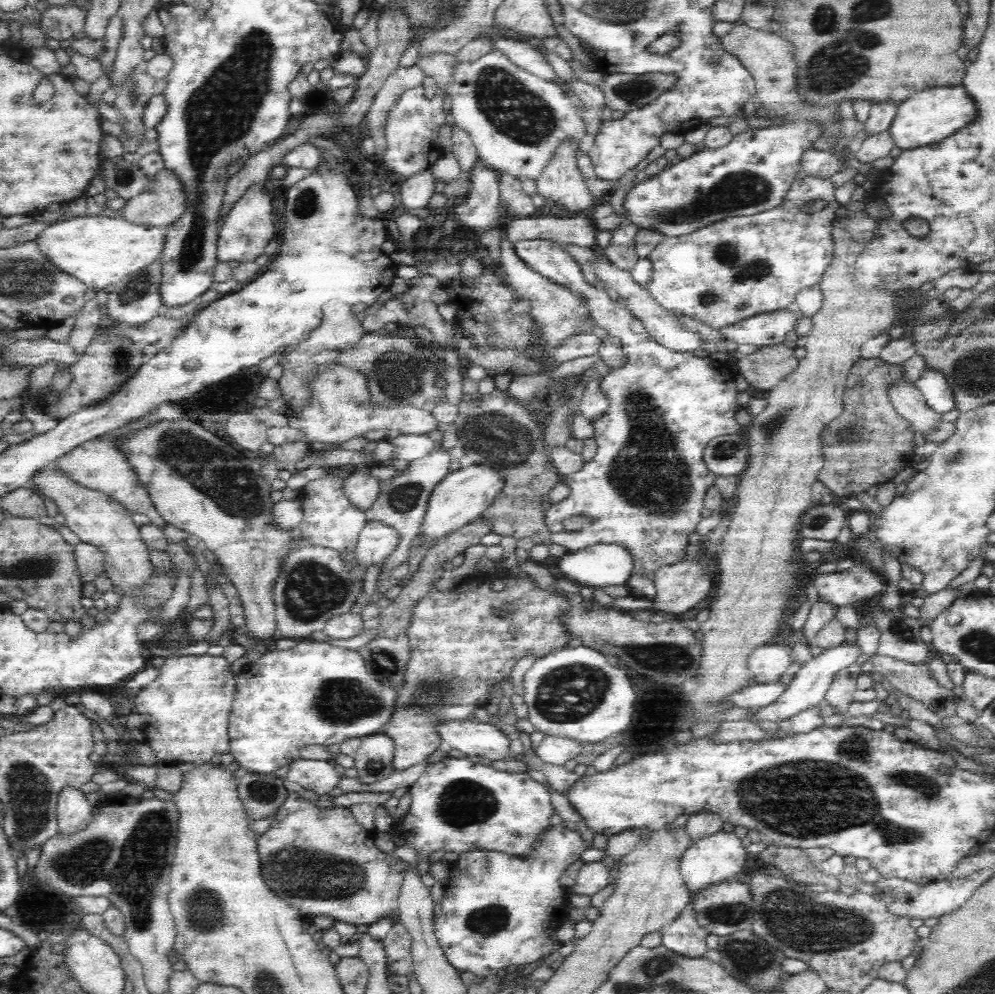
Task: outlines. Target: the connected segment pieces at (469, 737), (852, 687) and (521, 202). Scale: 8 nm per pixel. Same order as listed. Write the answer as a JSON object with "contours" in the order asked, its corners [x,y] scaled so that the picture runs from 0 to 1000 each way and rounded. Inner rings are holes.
{"contours":[[[[479,723],[448,725],[440,729],[448,755],[456,754],[470,761],[486,761],[490,765],[511,765],[513,744],[496,728],[485,728]]],[[[858,666],[843,674],[829,698],[831,708],[839,712],[842,718],[850,718],[853,709],[857,706],[856,698],[861,693],[862,681],[867,676],[864,670],[864,667]]],[[[510,174],[501,175],[502,198],[509,204],[512,215],[521,219],[535,217],[541,209],[537,208],[531,195],[525,192],[523,182]]]]}

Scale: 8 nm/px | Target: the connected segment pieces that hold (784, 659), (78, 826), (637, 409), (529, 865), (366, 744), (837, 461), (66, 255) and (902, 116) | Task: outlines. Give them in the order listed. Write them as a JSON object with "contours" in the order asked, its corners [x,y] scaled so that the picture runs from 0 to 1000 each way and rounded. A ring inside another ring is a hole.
{"contours":[[[[776,646],[754,656],[750,664],[752,676],[759,687],[775,687],[782,685],[786,677],[794,670],[793,653],[783,646]]],[[[64,793],[57,805],[56,821],[58,838],[63,842],[74,841],[91,828],[94,811],[78,793]]],[[[538,240],[538,241],[525,241],[518,246],[519,257],[525,261],[533,271],[537,271],[541,277],[549,279],[557,283],[557,286],[564,287],[573,293],[577,293],[579,297],[585,297],[591,305],[592,316],[594,320],[598,322],[601,330],[607,330],[611,336],[614,336],[615,341],[624,347],[626,354],[629,356],[630,365],[625,370],[615,371],[611,378],[607,378],[604,383],[604,393],[610,398],[612,402],[612,410],[610,413],[599,423],[595,424],[596,437],[595,441],[599,444],[599,455],[594,464],[586,466],[586,469],[581,475],[572,477],[565,481],[565,485],[573,491],[573,496],[561,507],[555,508],[555,511],[548,517],[548,526],[551,533],[554,535],[554,542],[557,547],[563,547],[567,549],[571,554],[581,554],[585,551],[591,551],[597,547],[626,547],[632,554],[636,561],[636,571],[633,576],[633,580],[629,584],[629,590],[633,594],[631,600],[637,600],[637,602],[647,602],[647,604],[656,605],[659,600],[658,595],[658,577],[662,571],[681,567],[687,565],[689,560],[689,551],[693,547],[691,541],[693,537],[699,535],[699,529],[706,521],[706,513],[708,511],[709,497],[711,496],[714,487],[718,487],[722,481],[719,477],[716,477],[712,473],[711,467],[708,463],[708,454],[710,448],[717,442],[726,438],[742,437],[744,428],[739,422],[740,412],[744,409],[740,398],[742,398],[742,391],[739,387],[740,376],[737,375],[734,368],[731,365],[722,364],[722,362],[715,362],[711,360],[702,360],[696,354],[679,354],[677,351],[669,350],[665,348],[653,335],[647,330],[647,327],[642,323],[635,315],[629,310],[623,310],[623,308],[616,306],[613,298],[607,291],[599,291],[590,286],[586,281],[584,270],[579,265],[579,262],[573,257],[571,253],[571,246],[563,246],[555,241]],[[573,520],[588,520],[591,526],[582,533],[571,533],[565,525],[569,521]]],[[[560,826],[542,840],[541,845],[534,850],[536,855],[527,862],[499,856],[464,857],[460,865],[451,869],[450,885],[445,890],[446,900],[442,908],[443,919],[436,928],[440,950],[450,968],[462,980],[472,978],[486,984],[543,968],[561,957],[565,949],[557,940],[565,932],[572,913],[571,896],[563,890],[563,883],[569,873],[583,865],[591,851],[582,838]]],[[[386,736],[366,742],[355,759],[359,783],[369,790],[390,783],[397,776],[396,757],[395,745]]],[[[883,360],[865,361],[858,366],[847,396],[847,413],[829,431],[825,439],[828,466],[822,483],[830,488],[830,492],[835,493],[836,498],[856,499],[857,496],[868,495],[879,487],[896,484],[903,475],[917,468],[920,458],[919,433],[916,427],[903,416],[892,398],[892,391],[905,383],[912,383],[907,366],[894,367]]],[[[68,217],[42,231],[35,243],[47,264],[101,294],[159,263],[166,245],[166,231],[155,226],[132,225],[119,218]]],[[[967,84],[955,88],[927,90],[904,105],[902,116],[895,123],[893,132],[899,147],[912,152],[949,141],[952,137],[969,129],[971,125],[975,125],[982,115],[982,105],[972,95]]]]}

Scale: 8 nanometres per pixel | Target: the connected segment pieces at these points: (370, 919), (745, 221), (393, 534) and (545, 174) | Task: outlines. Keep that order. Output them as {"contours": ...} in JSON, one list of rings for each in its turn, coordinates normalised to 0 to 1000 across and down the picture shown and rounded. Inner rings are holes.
{"contours":[[[[290,797],[285,809],[276,819],[270,834],[259,845],[259,858],[265,885],[283,905],[293,909],[301,919],[311,922],[332,922],[337,927],[350,930],[374,930],[384,922],[398,919],[401,896],[408,866],[383,857],[378,849],[378,836],[362,832],[352,813],[344,811],[325,813]]],[[[810,177],[794,185],[789,201],[780,209],[761,216],[734,217],[693,236],[667,238],[652,257],[656,276],[650,292],[665,310],[703,322],[718,332],[726,332],[760,317],[791,311],[808,290],[824,286],[830,274],[828,270],[837,262],[835,230],[843,207],[838,199],[839,189],[834,180]],[[820,201],[826,201],[828,208],[821,213],[812,213],[811,206]]],[[[372,524],[362,534],[357,551],[357,563],[363,569],[374,569],[392,559],[400,546],[402,536],[388,527]]],[[[569,139],[561,145],[552,164],[545,169],[544,177],[539,179],[539,191],[548,200],[557,201],[563,209],[575,216],[590,214],[595,205],[585,174],[578,164],[578,141]]]]}

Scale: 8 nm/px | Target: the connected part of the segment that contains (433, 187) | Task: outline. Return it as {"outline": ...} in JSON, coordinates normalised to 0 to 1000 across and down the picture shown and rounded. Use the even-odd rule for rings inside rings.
{"outline":[[[428,169],[428,171],[418,173],[416,177],[403,182],[401,187],[404,205],[408,209],[424,211],[430,207],[430,201],[442,190],[443,185],[433,169]]]}

